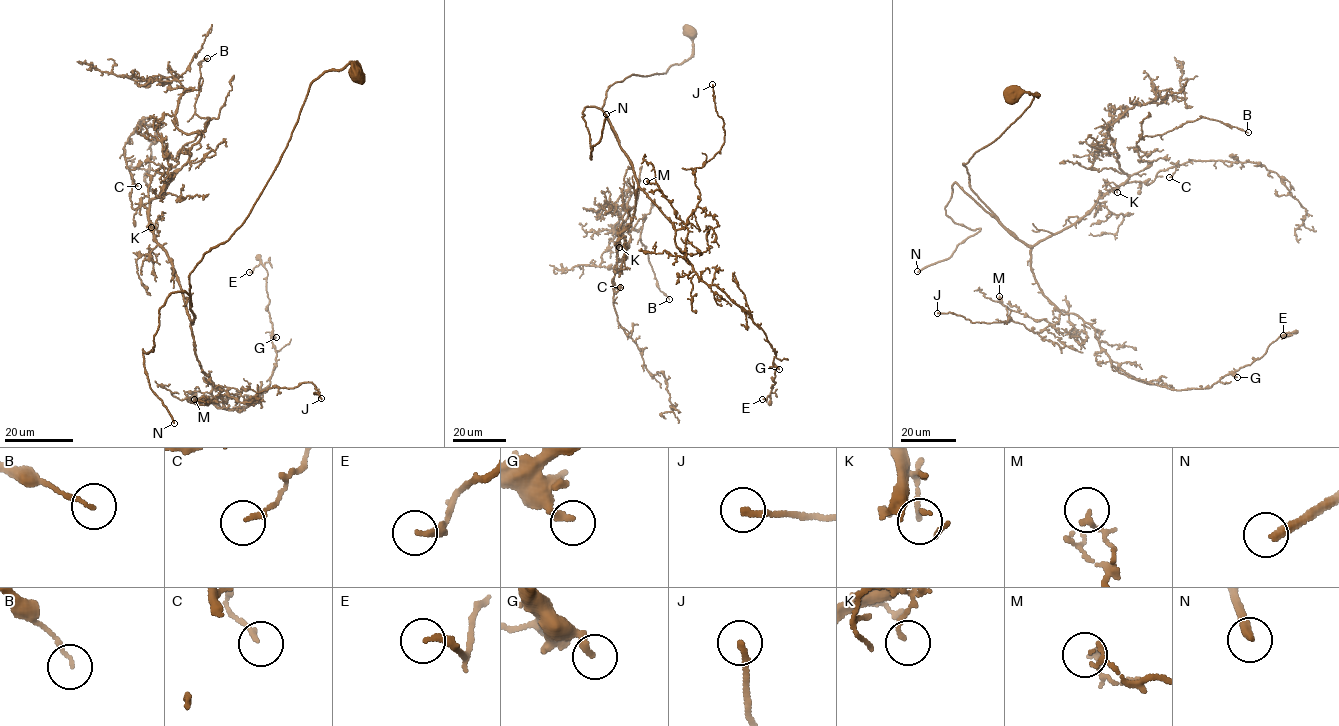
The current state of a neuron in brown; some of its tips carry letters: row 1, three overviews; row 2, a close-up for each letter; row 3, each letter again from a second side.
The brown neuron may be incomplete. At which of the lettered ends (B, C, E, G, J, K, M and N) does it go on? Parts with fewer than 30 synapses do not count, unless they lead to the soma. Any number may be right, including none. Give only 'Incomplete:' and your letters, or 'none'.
Incomplete: N

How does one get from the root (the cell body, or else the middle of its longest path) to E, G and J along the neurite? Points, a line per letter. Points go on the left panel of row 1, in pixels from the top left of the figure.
E: (356, 74), (313, 82), (249, 215), (189, 275), (223, 408), (256, 400), (276, 362), (266, 270), (249, 272)
G: (356, 74), (352, 61), (313, 82), (249, 215), (189, 275), (212, 401), (242, 408), (267, 390), (276, 337)
J: (356, 74), (352, 61), (313, 82), (249, 215), (189, 275), (209, 381), (242, 403), (304, 382), (321, 398)

